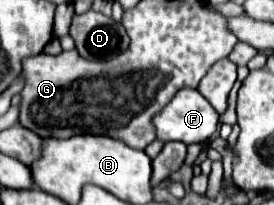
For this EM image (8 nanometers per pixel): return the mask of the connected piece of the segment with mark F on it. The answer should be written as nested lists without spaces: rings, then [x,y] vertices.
[[[180,89],[174,99],[154,117],[158,139],[204,143],[218,129],[216,109],[202,97],[198,89]]]

